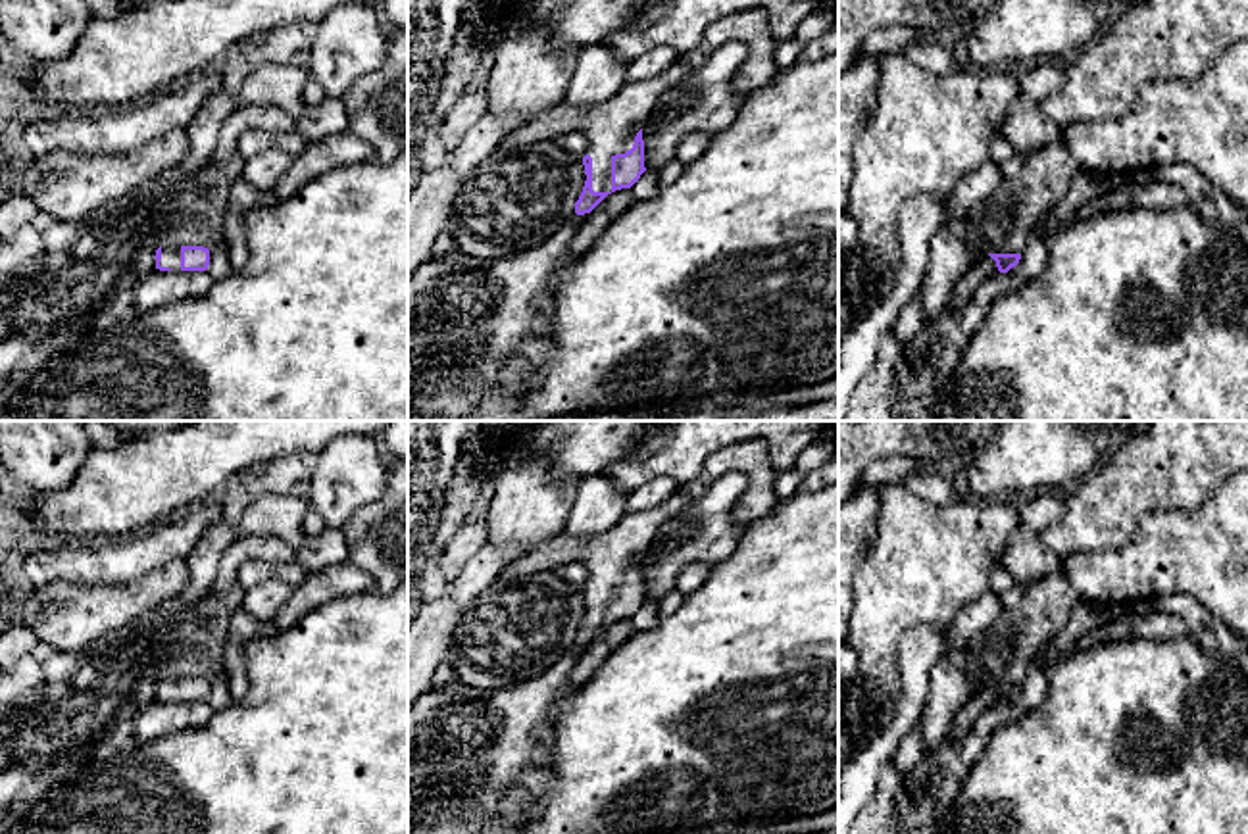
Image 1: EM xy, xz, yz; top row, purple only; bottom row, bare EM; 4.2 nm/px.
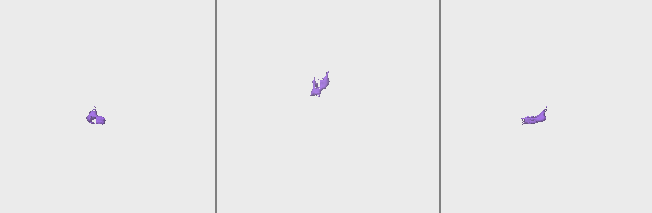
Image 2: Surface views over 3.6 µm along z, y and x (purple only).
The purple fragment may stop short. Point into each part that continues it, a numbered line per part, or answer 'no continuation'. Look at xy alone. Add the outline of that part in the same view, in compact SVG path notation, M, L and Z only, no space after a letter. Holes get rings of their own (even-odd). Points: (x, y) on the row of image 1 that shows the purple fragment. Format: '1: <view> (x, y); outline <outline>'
1: xy (170, 254); outline M162 246L162 267L169 267L171 271L181 271L181 246Z

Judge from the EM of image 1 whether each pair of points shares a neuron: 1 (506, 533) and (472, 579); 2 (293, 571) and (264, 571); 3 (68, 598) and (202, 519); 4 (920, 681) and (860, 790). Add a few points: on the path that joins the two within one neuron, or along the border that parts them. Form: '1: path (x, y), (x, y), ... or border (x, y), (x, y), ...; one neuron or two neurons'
1: border (487, 542), (499, 548), (518, 546), (524, 554); two neurons
2: path (285, 571), (272, 571); one neuron
3: border (133, 579), (108, 585), (52, 581), (43, 587); two neurons
4: path (908, 708), (900, 725), (868, 763); one neuron

